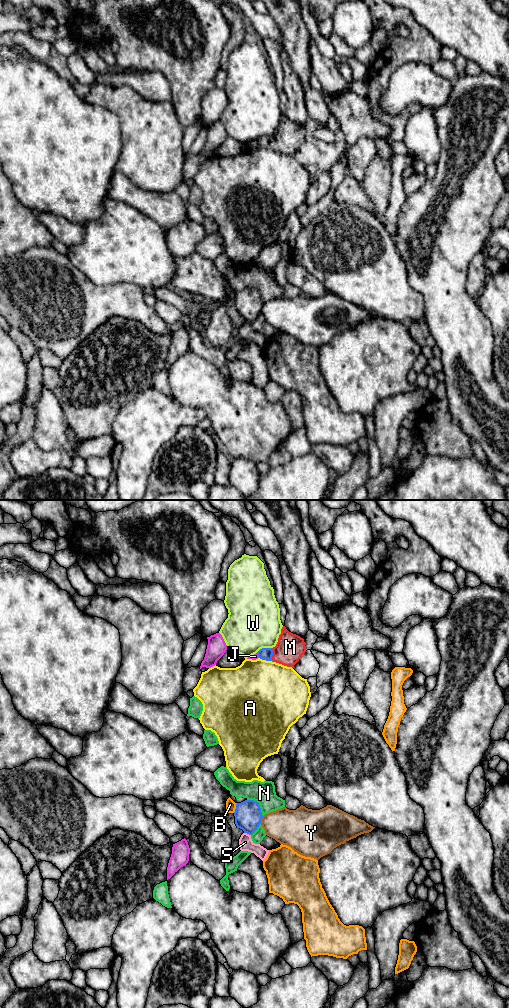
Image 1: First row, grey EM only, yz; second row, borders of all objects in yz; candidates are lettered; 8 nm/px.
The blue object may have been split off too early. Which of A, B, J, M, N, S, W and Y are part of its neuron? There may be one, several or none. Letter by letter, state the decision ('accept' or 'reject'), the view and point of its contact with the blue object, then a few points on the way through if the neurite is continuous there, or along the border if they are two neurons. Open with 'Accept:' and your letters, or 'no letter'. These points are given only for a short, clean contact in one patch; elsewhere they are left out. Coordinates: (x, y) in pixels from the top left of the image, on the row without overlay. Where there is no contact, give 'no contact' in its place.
Accept: M
A: reject; contact yz (266, 148)
B: reject; contact yz (236, 296)
J: reject; contact yz (257, 142)
M: accept; contact yz (272, 142)
N: reject; contact yz (258, 292)
S: reject; contact yz (247, 321); border yz (244, 320), (250, 323)
W: reject; contact yz (263, 136)
Y: reject; contact yz (261, 307); border yz (263, 304), (259, 311)

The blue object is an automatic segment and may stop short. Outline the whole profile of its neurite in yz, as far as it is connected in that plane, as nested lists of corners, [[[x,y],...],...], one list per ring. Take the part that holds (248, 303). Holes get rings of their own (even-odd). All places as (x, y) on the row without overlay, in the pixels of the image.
[[[254,288],[237,291],[234,304],[237,316],[249,323],[257,318],[263,305],[259,291]]]

